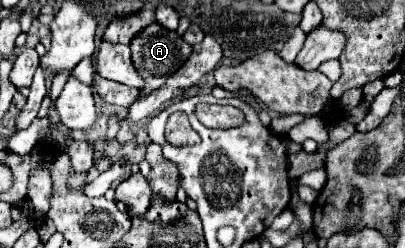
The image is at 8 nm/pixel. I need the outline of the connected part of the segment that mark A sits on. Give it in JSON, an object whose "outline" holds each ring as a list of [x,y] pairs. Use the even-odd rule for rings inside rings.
{"outline":[[[156,20],[144,30],[140,30],[136,38],[132,38],[130,50],[132,50],[132,62],[138,74],[144,78],[144,90],[140,90],[140,98],[146,98],[152,90],[164,86],[168,76],[188,60],[188,54],[192,54],[192,46],[186,44],[178,32],[164,30],[164,26],[160,26]]]}

